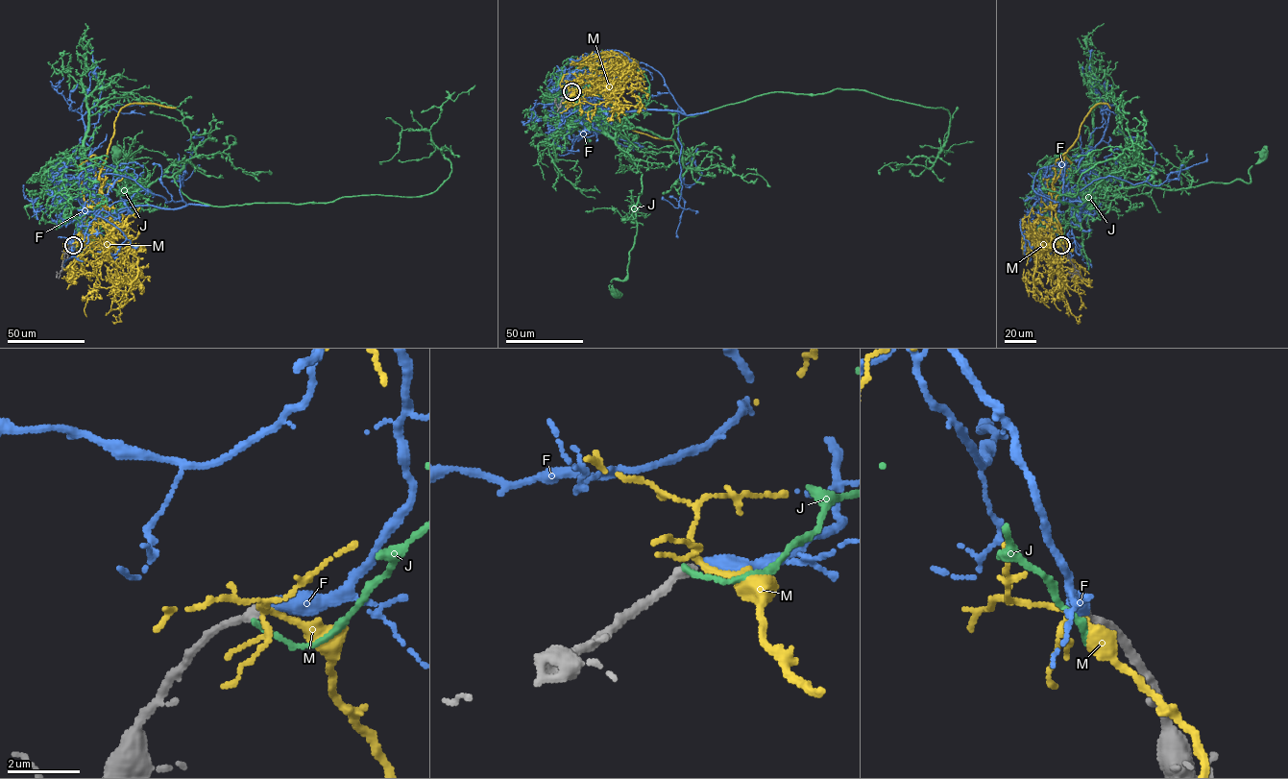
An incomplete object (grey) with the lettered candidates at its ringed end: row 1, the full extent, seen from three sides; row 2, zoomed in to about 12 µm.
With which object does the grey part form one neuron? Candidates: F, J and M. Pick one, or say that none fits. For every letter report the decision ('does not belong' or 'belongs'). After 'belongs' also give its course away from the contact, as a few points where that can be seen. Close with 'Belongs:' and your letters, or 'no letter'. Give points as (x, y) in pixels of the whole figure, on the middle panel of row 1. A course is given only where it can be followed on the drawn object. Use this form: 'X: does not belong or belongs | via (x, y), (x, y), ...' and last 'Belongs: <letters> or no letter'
F: belongs | via (571, 91), (580, 80), (579, 99), (604, 109), (684, 113), (679, 108), (685, 184), (701, 175), (697, 148)
J: does not belong
M: does not belong
Belongs: F

